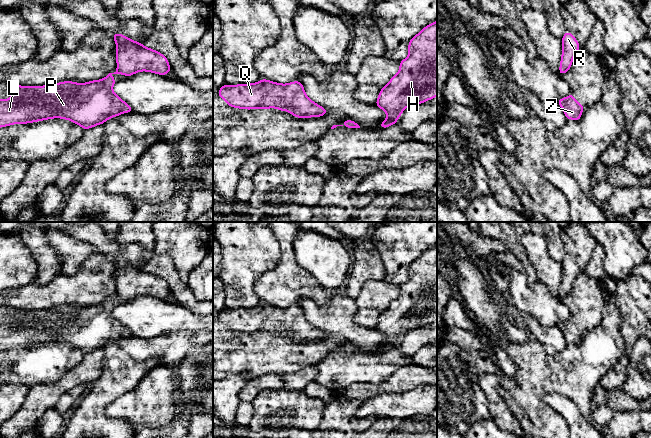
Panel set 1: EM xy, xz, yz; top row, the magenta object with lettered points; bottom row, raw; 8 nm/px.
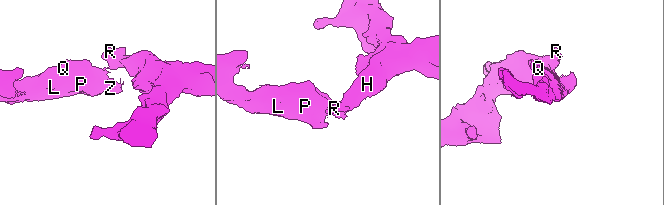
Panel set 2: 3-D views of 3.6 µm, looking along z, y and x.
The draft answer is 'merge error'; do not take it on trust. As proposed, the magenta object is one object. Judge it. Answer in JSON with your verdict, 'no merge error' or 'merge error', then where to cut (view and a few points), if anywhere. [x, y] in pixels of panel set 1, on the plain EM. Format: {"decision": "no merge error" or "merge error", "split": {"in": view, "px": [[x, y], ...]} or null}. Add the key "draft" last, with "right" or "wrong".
{"decision": "merge error", "split": {"in": "xy", "px": [[117, 294], [119, 296]]}, "draft": "right"}

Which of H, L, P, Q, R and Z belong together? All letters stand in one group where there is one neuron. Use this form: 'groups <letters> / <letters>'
groups H R / L P Q Z

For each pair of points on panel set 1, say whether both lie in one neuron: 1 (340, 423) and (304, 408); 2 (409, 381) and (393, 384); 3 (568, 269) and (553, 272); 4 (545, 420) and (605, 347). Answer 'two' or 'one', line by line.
1: two
2: one
3: two
4: one

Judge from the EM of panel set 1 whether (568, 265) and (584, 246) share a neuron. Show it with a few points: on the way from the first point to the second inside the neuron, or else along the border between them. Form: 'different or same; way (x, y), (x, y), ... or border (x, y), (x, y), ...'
same; way (573, 260), (573, 255), (579, 249)

